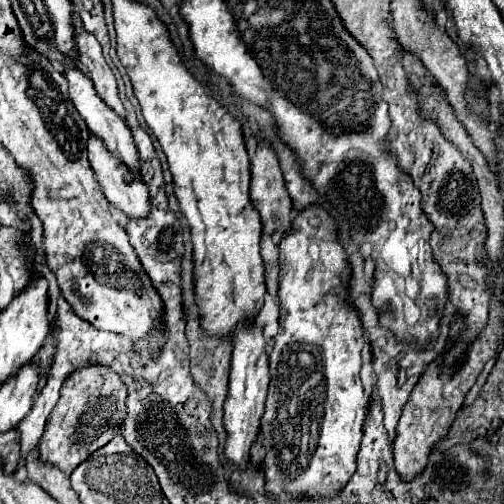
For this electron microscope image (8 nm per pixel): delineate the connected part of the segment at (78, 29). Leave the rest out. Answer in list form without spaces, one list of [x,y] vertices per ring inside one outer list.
[[[77,12],[71,14],[73,20],[73,30],[75,30],[75,50],[79,56],[79,64],[83,66],[83,70],[87,70],[89,78],[95,84],[95,90],[99,92],[99,96],[103,96],[103,100],[107,100],[107,104],[111,104],[111,108],[115,108],[115,112],[125,118],[125,108],[117,96],[117,82],[115,76],[111,72],[111,68],[107,66],[103,52],[101,52],[101,44],[97,42],[97,38],[93,34],[89,34],[83,28],[81,16]]]

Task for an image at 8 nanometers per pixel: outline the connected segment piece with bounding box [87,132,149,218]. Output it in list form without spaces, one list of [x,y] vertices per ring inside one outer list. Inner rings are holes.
[[[89,134],[89,162],[91,168],[107,196],[107,200],[119,206],[127,216],[145,216],[149,208],[149,192],[141,178],[133,178],[131,182],[125,180],[129,166],[111,154],[105,142],[97,134]]]

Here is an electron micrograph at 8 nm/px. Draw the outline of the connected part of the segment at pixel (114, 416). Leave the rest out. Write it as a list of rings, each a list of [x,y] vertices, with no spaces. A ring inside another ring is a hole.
[[[87,366],[73,372],[61,388],[61,398],[47,418],[47,428],[39,440],[39,460],[71,474],[95,450],[107,444],[121,428],[125,410],[125,384],[103,366]]]

